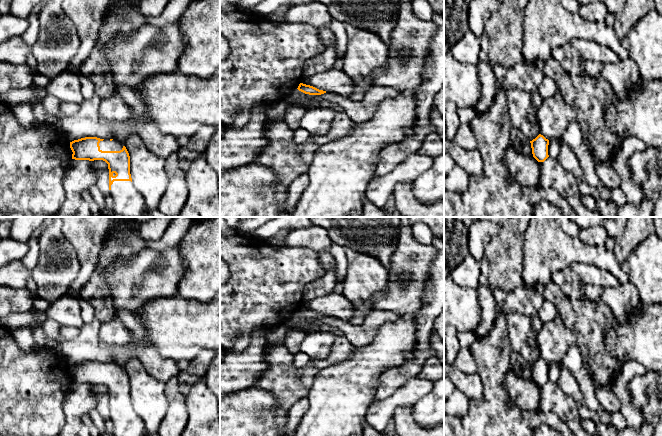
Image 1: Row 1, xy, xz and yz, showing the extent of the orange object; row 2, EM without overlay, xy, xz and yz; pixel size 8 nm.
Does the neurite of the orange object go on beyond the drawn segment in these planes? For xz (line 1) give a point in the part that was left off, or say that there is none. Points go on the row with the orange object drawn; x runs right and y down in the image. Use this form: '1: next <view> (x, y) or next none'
1: next xz (336, 81)

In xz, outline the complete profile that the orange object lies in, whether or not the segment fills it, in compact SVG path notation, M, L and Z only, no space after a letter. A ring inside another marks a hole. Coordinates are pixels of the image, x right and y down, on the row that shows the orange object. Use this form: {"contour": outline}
{"contour": "M332 68L314 75L303 75L297 89L309 95L331 92L350 97L355 83L342 69Z"}

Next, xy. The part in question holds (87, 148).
{"contour": "M85 137L70 142L75 160L103 160L109 169L109 190L114 181L131 181L130 156L125 146L120 151L102 151L99 143L104 139Z"}

